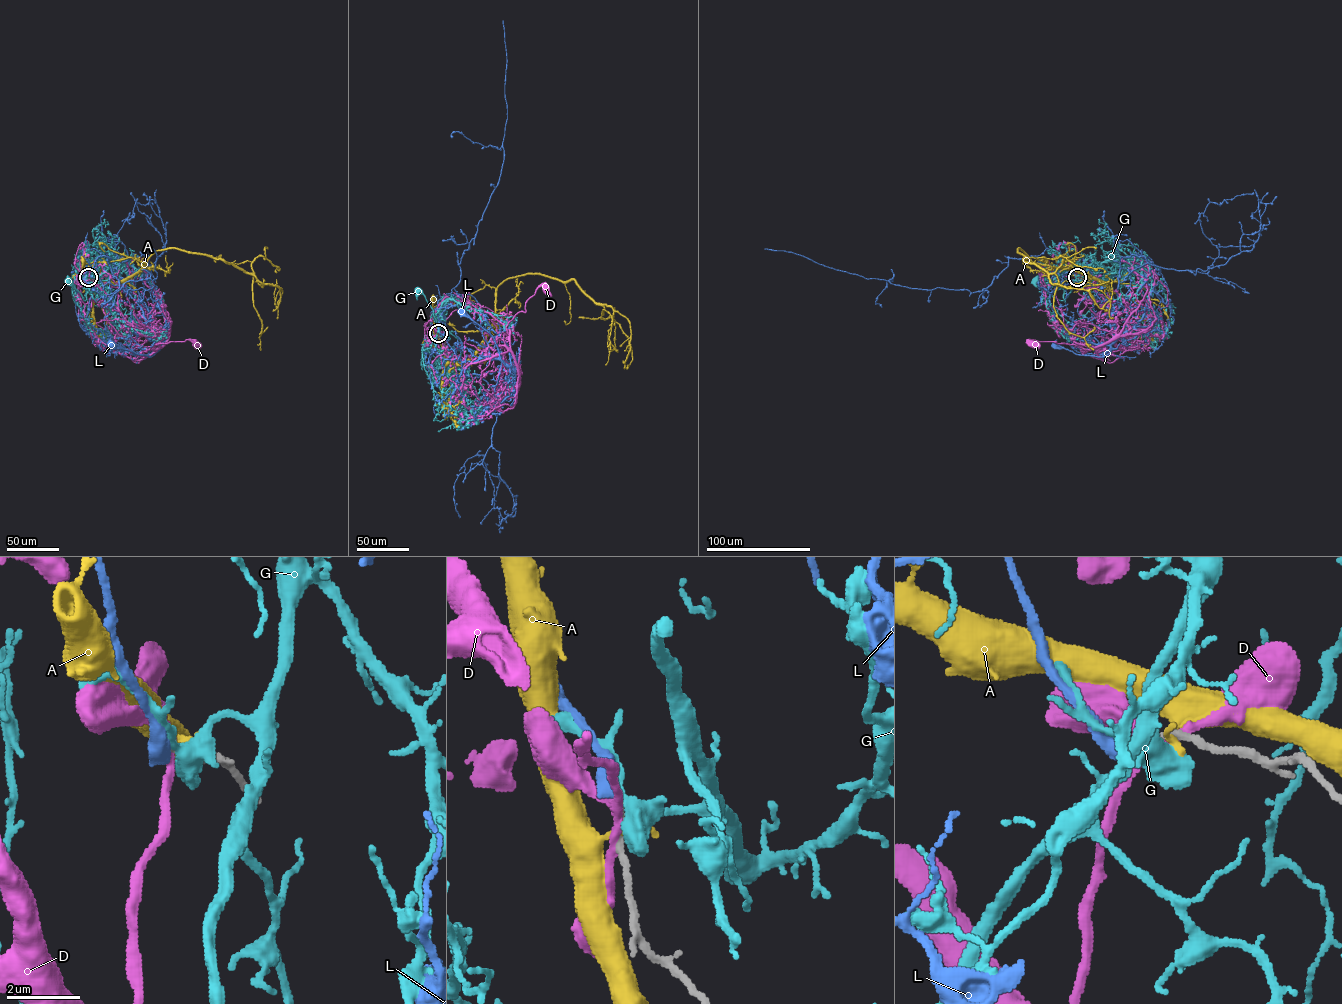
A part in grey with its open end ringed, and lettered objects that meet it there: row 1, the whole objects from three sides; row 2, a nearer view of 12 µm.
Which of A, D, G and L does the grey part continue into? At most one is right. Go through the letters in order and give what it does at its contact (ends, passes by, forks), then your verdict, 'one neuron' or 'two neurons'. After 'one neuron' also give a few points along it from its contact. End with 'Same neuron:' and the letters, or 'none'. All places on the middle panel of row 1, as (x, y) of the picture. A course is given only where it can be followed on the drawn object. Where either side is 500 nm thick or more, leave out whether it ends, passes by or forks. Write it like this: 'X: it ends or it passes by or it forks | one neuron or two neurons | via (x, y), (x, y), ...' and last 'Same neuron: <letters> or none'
A: it passes by | two neurons
D: it forks | two neurons
G: it forks | two neurons
L: it ends | one neuron | via (438, 333), (432, 323), (437, 311), (450, 304), (478, 309), (506, 345), (510, 366), (492, 336), (462, 312)
Same neuron: L

